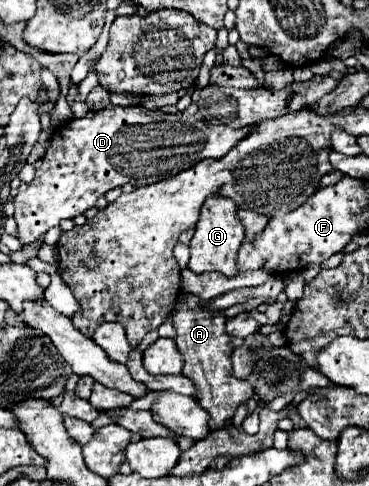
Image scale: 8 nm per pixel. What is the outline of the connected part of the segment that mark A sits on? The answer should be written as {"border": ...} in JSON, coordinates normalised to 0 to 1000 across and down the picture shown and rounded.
{"border":[[[509,605],[466,650],[466,667],[482,683],[477,712],[504,741],[493,770],[531,790],[531,823],[569,852],[569,885],[596,885],[618,877],[640,840],[688,819],[688,798],[672,790],[672,782],[634,778],[629,770],[623,733],[634,716],[623,712],[623,691],[612,687],[612,658],[618,654],[602,638],[569,638],[564,621],[547,621],[526,605]]]}

